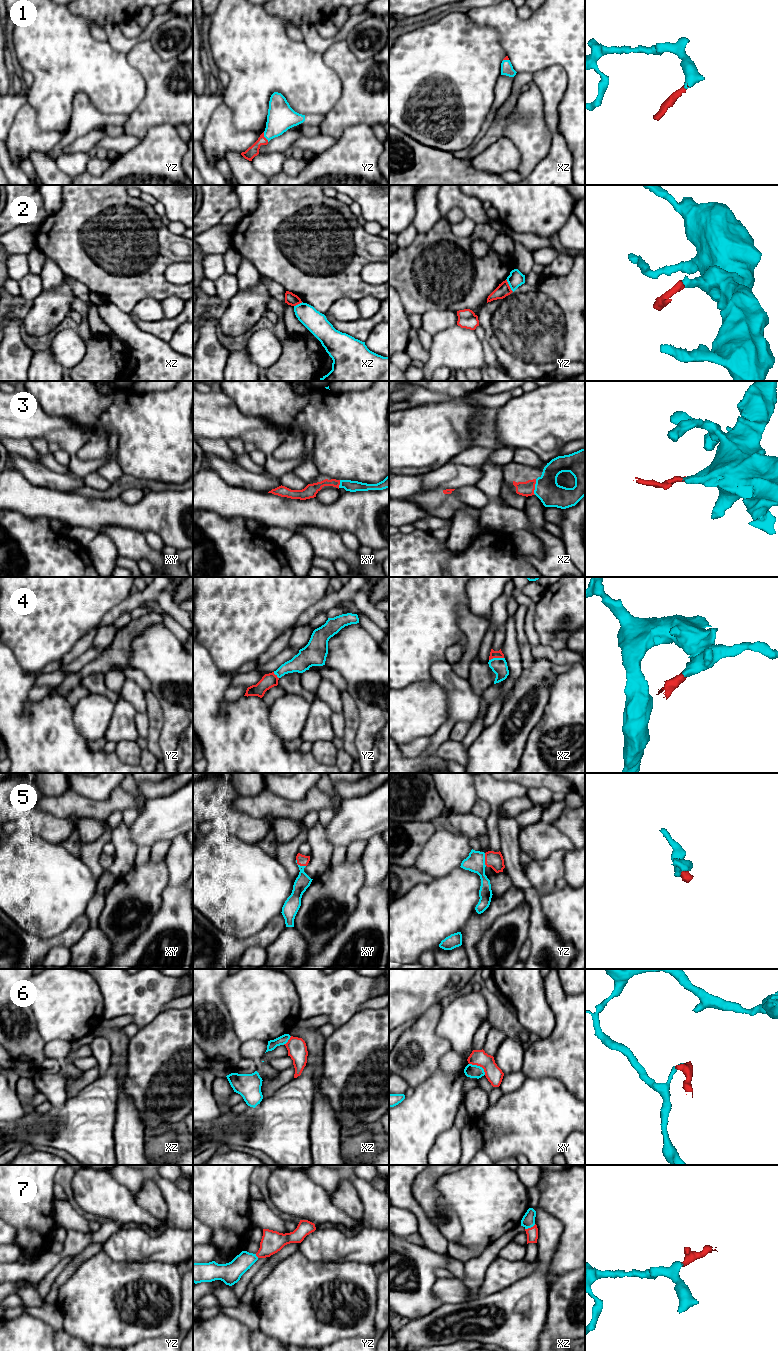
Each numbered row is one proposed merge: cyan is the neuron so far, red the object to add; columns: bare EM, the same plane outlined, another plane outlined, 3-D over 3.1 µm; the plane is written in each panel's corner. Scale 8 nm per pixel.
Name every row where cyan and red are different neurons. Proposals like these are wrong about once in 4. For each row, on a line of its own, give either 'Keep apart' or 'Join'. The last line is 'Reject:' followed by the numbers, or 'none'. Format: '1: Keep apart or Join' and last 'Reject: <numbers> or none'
1: Join
2: Keep apart
3: Join
4: Join
5: Join
6: Keep apart
7: Join
Reject: 2, 6

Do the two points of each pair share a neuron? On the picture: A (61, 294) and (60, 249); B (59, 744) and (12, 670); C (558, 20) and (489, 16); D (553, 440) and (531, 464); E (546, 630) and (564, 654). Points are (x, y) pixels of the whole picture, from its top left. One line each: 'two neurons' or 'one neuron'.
A: two neurons
B: one neuron
C: one neuron
D: two neurons
E: two neurons

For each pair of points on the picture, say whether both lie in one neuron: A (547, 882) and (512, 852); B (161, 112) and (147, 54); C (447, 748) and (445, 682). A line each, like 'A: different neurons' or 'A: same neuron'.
A: different neurons
B: same neuron
C: different neurons

